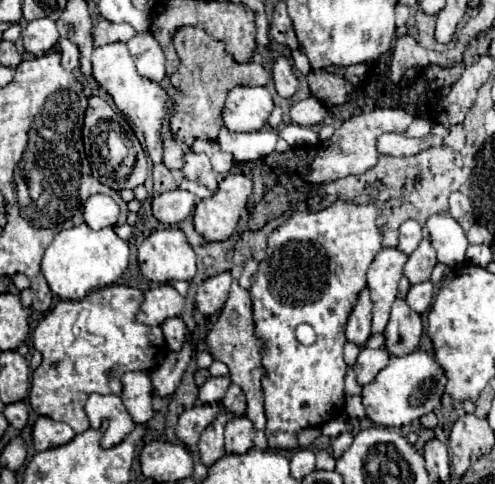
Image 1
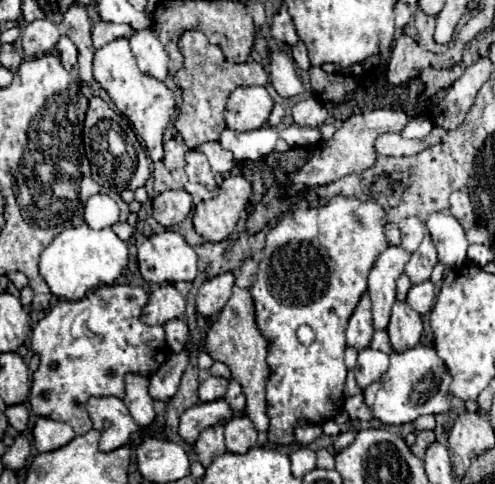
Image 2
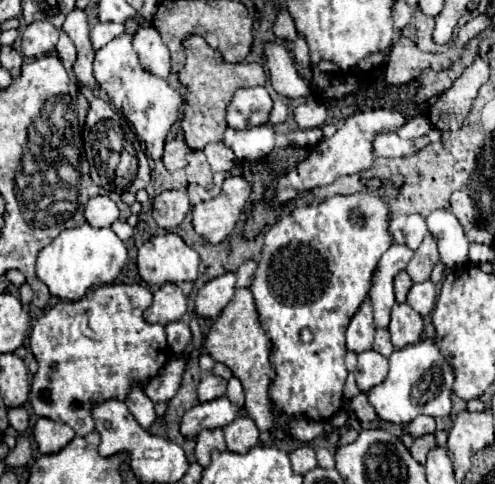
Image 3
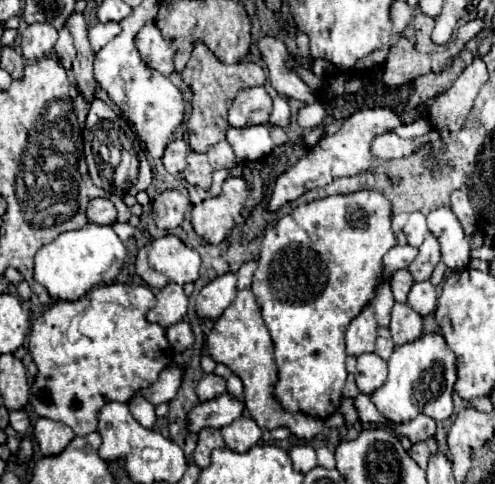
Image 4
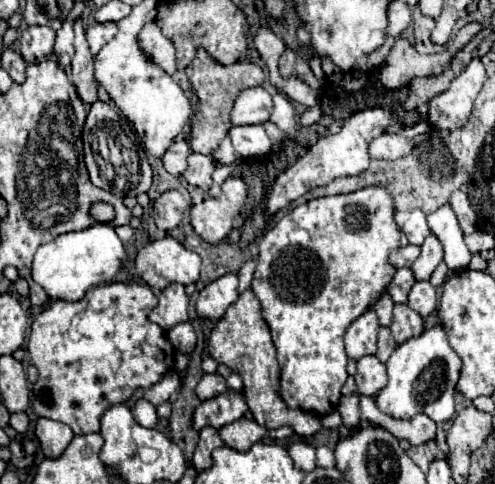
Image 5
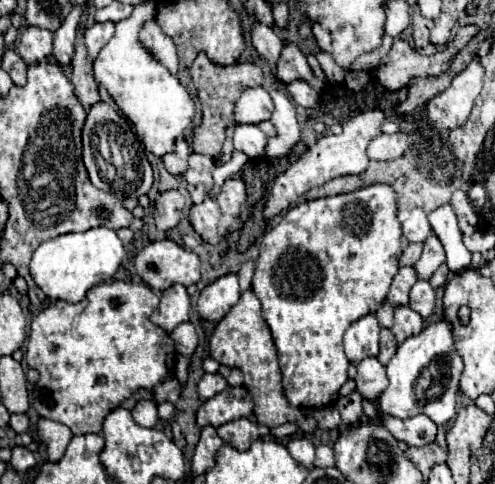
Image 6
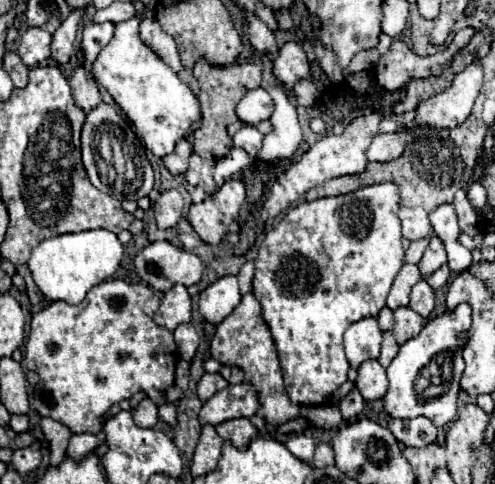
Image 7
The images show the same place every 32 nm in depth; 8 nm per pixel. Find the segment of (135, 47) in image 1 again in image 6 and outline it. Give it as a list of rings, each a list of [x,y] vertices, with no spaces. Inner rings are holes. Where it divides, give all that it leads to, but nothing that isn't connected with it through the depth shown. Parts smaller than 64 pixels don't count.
[[[150,20],[148,24],[142,26],[142,30],[140,30],[140,42],[172,74],[178,72],[178,56],[175,44],[170,37],[162,34],[162,30],[160,30],[157,22]]]

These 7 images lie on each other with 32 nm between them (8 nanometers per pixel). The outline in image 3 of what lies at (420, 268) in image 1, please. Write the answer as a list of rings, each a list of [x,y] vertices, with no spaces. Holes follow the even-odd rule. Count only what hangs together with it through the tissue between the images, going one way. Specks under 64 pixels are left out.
[[[428,234],[420,244],[420,248],[414,252],[414,258],[408,262],[406,272],[410,274],[412,282],[424,282],[430,280],[430,272],[436,264],[438,264],[438,248],[432,236]]]

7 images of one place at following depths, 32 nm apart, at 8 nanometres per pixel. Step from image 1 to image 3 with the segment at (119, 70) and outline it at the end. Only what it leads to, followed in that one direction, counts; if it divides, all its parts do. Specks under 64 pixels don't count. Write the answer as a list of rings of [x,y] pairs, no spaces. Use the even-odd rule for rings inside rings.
[[[132,20],[126,26],[128,26],[128,32],[124,32],[124,36],[118,36],[116,40],[108,42],[104,48],[96,50],[94,78],[100,84],[100,88],[106,90],[114,106],[132,122],[132,126],[136,128],[136,134],[144,140],[150,158],[160,160],[168,128],[172,128],[180,120],[184,100],[174,88],[168,86],[166,80],[156,78],[154,74],[140,68],[138,56],[132,50],[132,36],[138,30],[138,22]]]

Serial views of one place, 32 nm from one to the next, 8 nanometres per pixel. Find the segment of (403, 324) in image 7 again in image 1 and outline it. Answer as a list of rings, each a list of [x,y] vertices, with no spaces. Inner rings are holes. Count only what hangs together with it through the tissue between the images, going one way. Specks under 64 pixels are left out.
[[[398,298],[392,304],[392,314],[382,334],[384,334],[384,350],[390,356],[406,356],[414,352],[422,336],[420,314]]]

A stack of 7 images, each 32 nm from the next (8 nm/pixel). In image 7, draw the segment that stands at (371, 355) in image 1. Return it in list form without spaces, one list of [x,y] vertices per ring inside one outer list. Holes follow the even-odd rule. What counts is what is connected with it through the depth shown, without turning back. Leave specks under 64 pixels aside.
[[[366,360],[358,366],[356,388],[360,390],[366,402],[374,402],[384,396],[384,392],[388,390],[388,378],[386,370],[380,366],[378,360]]]

